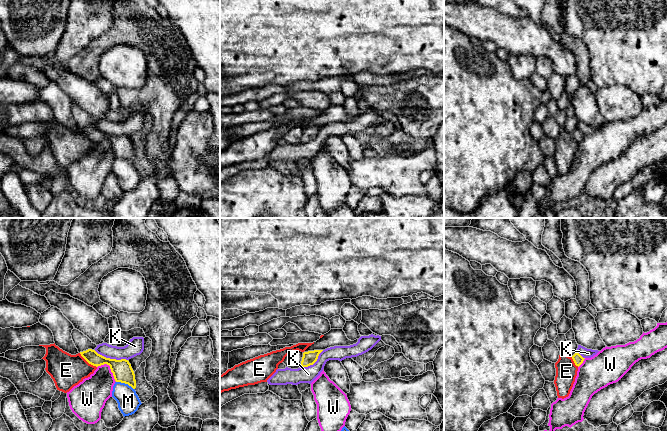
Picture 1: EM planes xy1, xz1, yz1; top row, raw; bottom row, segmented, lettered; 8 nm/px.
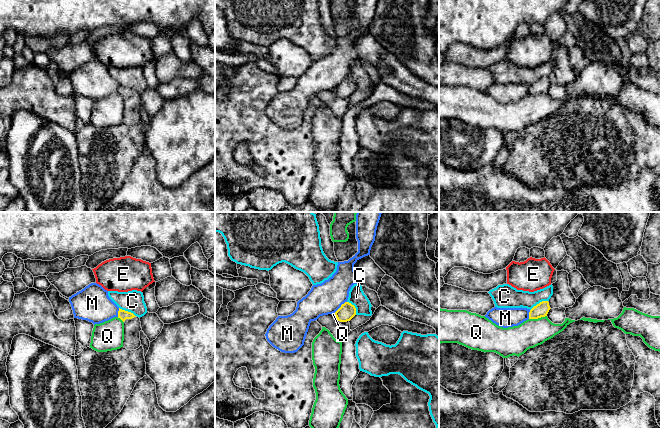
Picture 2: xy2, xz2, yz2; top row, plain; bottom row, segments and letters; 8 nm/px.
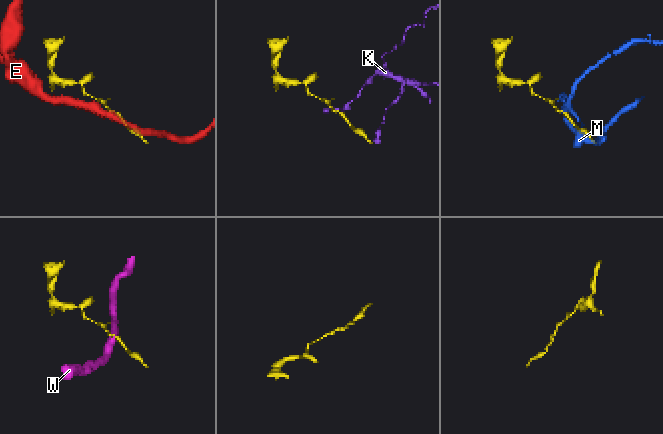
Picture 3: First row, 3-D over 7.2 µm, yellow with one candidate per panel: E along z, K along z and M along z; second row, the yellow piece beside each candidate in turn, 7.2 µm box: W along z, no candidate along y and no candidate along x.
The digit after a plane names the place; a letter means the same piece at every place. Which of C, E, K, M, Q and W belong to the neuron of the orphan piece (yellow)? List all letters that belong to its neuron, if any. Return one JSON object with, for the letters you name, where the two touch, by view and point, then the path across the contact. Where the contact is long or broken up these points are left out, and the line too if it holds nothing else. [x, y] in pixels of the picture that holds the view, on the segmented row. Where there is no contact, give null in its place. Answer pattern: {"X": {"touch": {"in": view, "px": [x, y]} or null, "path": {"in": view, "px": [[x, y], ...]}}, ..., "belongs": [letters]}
{"belongs": []}

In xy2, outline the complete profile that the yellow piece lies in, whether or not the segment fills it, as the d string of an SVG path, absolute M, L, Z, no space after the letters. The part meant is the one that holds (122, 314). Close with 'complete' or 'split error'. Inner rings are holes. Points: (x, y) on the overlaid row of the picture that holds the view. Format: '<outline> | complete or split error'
M120 308L118 311L118 318L124 322L123 347L127 350L138 349L141 346L140 331L142 328L140 318Z | split error

